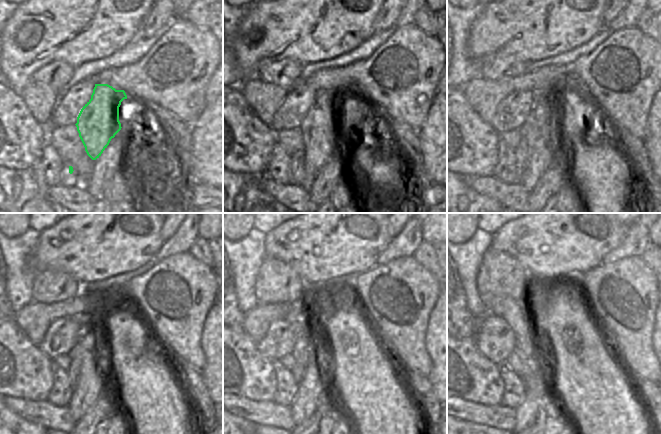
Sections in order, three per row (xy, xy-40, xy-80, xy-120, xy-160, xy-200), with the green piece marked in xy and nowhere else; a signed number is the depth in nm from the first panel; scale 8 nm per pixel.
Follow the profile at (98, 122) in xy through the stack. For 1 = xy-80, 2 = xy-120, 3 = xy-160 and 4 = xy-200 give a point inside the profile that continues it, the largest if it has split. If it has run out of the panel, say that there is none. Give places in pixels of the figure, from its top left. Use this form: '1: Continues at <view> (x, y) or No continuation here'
1: Continues at xy-80 (540, 143)
2: Continues at xy-120 (93, 376)
3: Continues at xy-160 (314, 373)
4: Continues at xy-200 (525, 416).

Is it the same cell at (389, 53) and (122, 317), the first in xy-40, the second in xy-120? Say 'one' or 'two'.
two

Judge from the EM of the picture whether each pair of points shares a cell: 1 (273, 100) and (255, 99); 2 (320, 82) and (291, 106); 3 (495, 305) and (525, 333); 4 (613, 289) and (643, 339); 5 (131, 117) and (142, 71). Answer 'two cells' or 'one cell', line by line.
1: one cell
2: two cells
3: one cell
4: one cell
5: two cells

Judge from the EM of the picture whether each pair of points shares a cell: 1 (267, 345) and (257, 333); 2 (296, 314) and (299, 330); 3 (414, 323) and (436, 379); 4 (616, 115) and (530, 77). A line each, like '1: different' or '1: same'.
1: different
2: same
3: different
4: same

